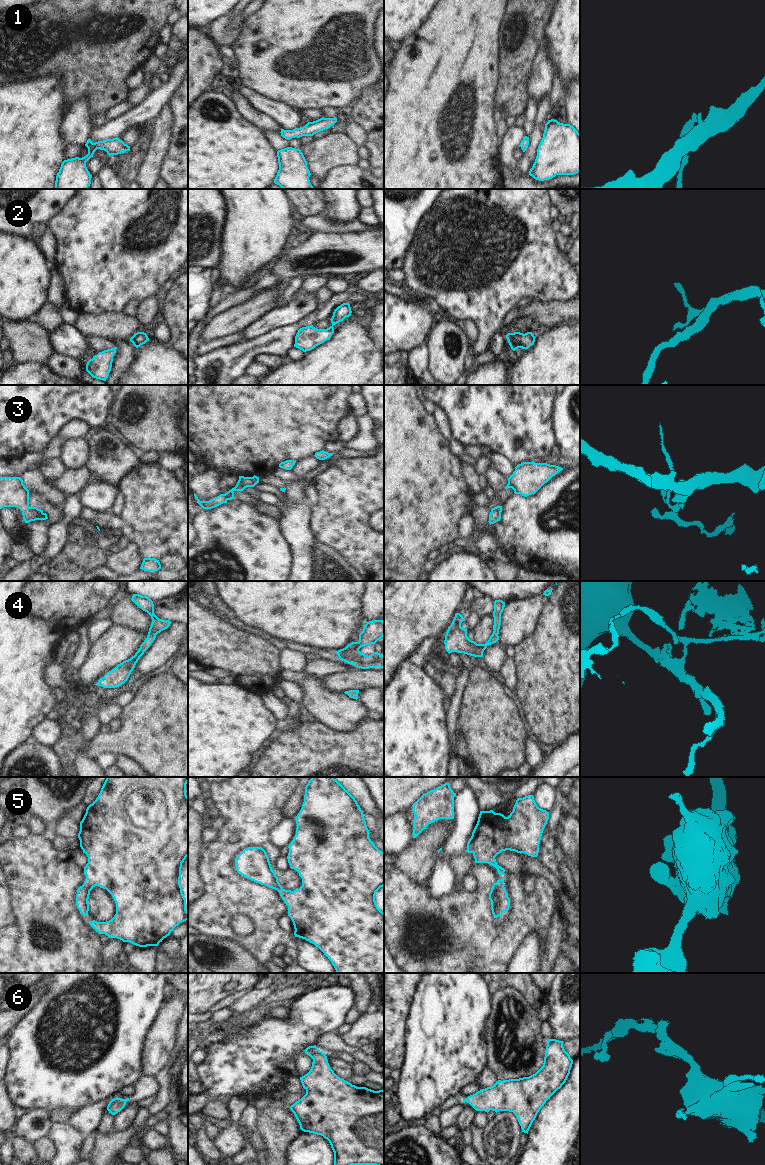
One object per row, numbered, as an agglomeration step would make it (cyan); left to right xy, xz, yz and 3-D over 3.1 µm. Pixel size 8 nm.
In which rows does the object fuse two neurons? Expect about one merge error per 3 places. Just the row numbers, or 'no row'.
no row

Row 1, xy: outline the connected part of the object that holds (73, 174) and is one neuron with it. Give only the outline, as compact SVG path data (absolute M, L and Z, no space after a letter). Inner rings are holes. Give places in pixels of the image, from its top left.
M118 137L93 143L89 138L85 144L88 154L82 158L75 157L64 160L56 176L55 189L87 189L91 184L92 175L86 162L93 157L97 149L104 150L109 156L130 151L130 146Z

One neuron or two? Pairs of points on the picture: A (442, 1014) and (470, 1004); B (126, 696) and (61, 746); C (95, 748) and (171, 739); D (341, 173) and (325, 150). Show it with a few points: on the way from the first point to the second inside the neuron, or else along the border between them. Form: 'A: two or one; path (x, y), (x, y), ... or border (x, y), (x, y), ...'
A: one; path (449, 1010), (455, 1004), (463, 1004)
B: two; border (136, 692), (134, 697), (124, 707)
C: one; path (114, 742), (129, 739), (152, 739)
D: two; border (356, 164), (332, 167), (322, 178)

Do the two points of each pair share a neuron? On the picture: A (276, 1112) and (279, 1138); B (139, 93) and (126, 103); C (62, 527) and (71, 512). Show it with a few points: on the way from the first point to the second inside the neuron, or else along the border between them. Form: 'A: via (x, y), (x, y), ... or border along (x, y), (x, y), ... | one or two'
A: via (276, 1118), (278, 1132) | one
B: via (136, 95), (129, 101) | one
C: via (64, 523), (68, 516) | one

